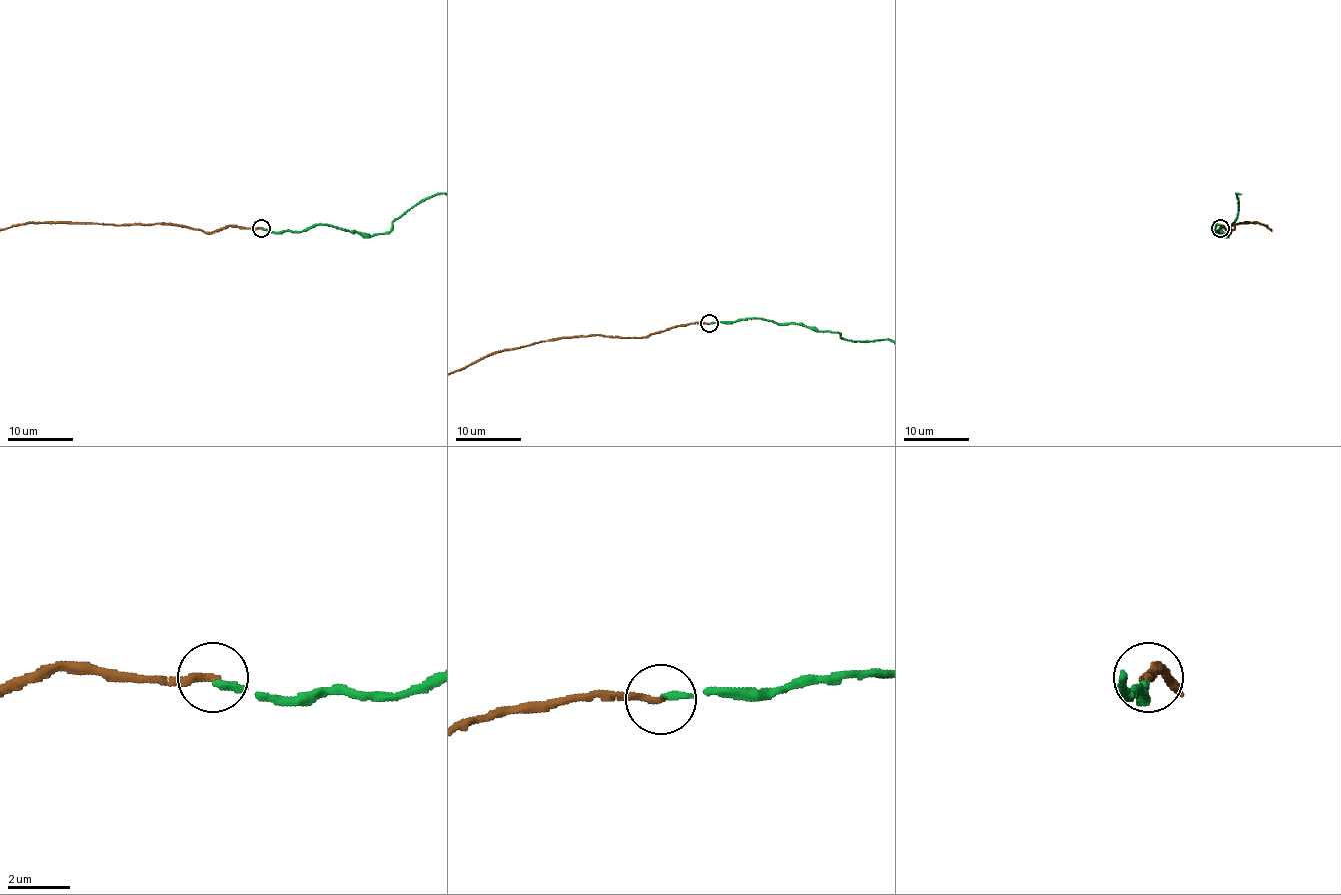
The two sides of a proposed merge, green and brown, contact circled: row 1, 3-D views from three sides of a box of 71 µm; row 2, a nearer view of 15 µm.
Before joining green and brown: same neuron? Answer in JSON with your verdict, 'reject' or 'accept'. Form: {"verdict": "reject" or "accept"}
{"verdict": "accept"}

